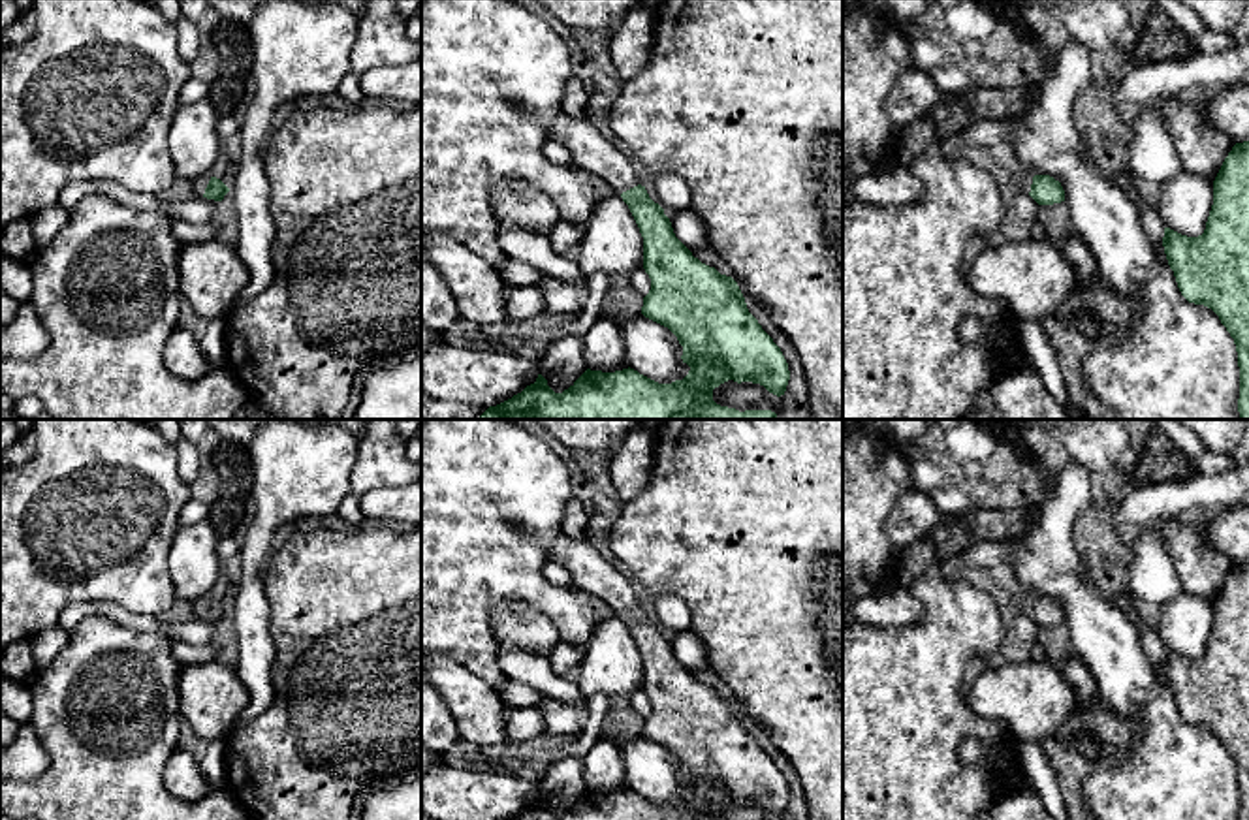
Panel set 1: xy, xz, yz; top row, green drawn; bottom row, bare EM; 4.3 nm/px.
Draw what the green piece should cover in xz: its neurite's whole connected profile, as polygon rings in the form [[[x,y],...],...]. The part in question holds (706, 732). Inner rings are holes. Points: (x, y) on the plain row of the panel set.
[[[559,534],[547,549],[547,560],[564,566],[572,585],[596,602],[608,604],[628,626],[643,658],[643,690],[651,700],[651,711],[643,718],[641,735],[668,749],[683,767],[683,784],[690,788],[683,801],[658,805],[634,790],[602,794],[587,790],[568,811],[555,814],[547,801],[538,796],[512,820],[713,820],[713,811],[734,801],[764,807],[781,818],[786,812],[790,792],[781,769],[749,733],[745,718],[732,698],[702,685],[675,658],[664,630],[655,624],[640,606],[628,579],[591,544]]]

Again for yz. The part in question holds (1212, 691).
[[[1249,562],[1236,564],[1213,602],[1213,626],[1198,658],[1164,649],[1164,675],[1181,717],[1211,730],[1234,760],[1240,820],[1249,820]]]

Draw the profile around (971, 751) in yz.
[[[967,737],[961,741],[957,756],[963,764],[988,764],[988,745],[980,739]]]

